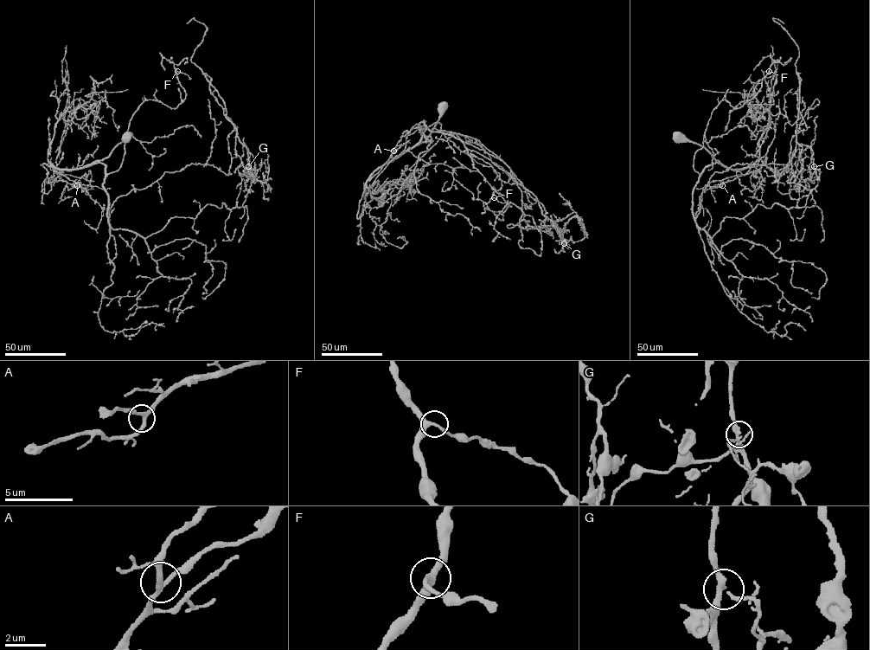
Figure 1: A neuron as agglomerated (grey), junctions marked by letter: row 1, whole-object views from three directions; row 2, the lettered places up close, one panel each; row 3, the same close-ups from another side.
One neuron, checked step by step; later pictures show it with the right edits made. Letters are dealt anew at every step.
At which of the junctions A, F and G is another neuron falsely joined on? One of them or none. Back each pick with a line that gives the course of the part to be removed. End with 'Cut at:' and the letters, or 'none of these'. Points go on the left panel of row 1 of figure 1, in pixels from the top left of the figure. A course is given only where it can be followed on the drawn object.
G: (248, 166), (253, 177), (254, 157), (191, 59), (207, 27), (187, 23)
Cut at: G

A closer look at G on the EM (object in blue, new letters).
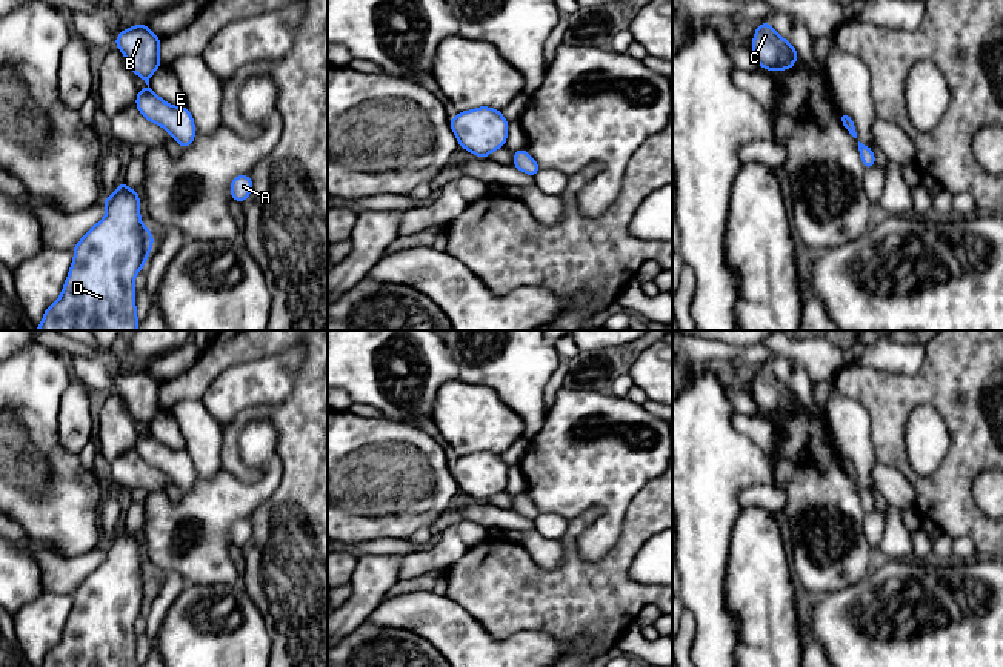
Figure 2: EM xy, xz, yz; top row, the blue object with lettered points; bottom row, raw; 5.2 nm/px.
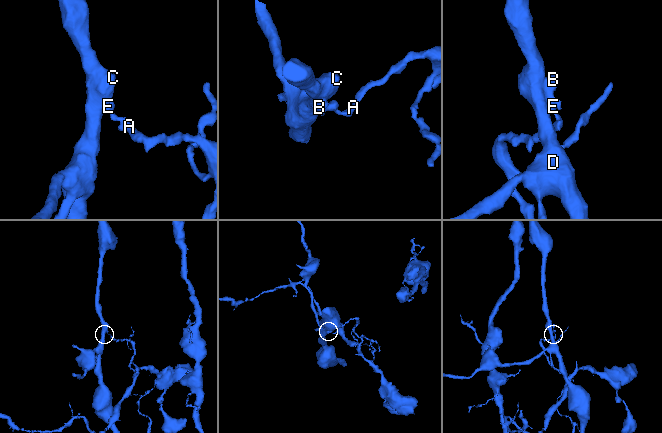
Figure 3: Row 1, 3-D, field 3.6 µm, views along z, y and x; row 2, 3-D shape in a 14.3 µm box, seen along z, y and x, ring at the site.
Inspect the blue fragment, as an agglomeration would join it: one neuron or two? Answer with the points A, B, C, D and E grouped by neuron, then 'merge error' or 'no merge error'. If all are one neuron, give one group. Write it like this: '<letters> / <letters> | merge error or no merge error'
A / B C D E | merge error

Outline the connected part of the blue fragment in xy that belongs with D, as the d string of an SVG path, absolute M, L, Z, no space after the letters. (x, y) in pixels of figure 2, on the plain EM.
M120 524L117 535L103 547L106 559L72 593L74 606L63 635L45 655L42 667L138 667L134 624L145 612L154 581L140 564L138 535Z

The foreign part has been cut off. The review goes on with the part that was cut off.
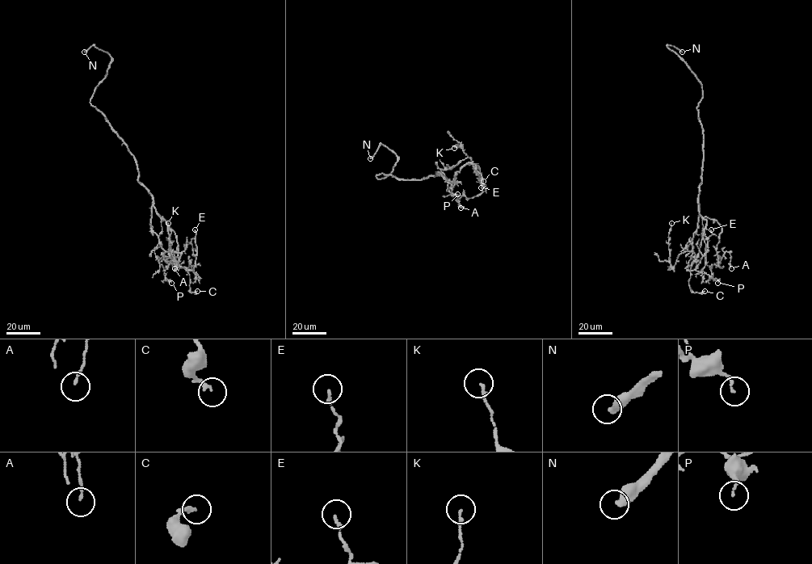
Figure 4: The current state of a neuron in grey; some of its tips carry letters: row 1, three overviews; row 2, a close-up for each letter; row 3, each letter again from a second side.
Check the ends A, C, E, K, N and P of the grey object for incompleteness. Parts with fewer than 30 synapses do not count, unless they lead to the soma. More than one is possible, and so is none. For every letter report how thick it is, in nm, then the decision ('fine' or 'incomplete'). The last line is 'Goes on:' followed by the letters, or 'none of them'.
A: calibre 110 nm; fine
C: calibre 200 nm; fine
E: calibre 150 nm; fine
K: calibre 130 nm; fine
N: calibre 440 nm; incomplete
P: calibre 120 nm; fine
Goes on: N

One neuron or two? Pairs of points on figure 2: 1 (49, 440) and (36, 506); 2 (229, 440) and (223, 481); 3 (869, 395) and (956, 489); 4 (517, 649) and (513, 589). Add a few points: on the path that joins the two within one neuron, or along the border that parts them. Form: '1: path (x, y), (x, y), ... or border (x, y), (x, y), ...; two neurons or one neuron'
1: path (57, 457), (59, 487), (53, 494); one neuron
2: border (222, 466), (240, 480); two neurons
3: path (888, 426), (889, 449), (925, 486); one neuron
4: border (480, 626), (496, 638), (520, 632), (551, 637); two neurons

